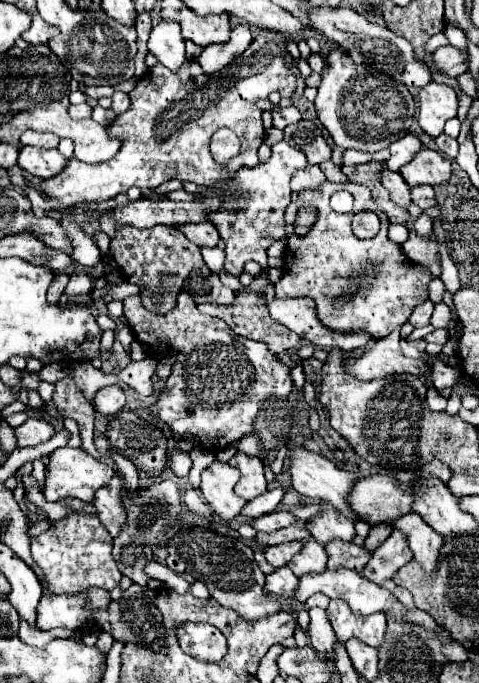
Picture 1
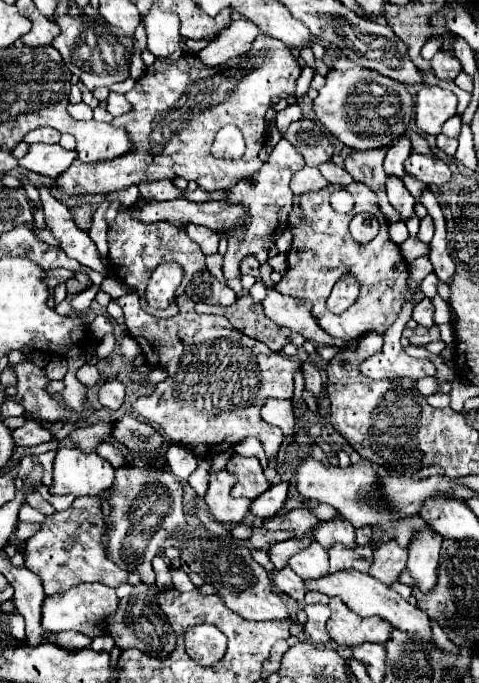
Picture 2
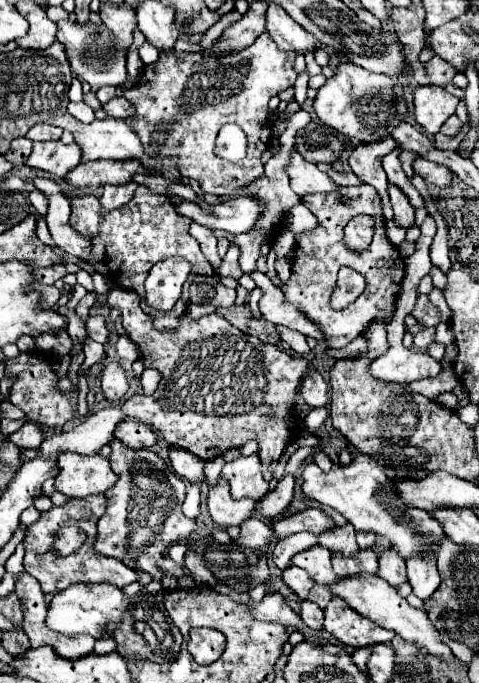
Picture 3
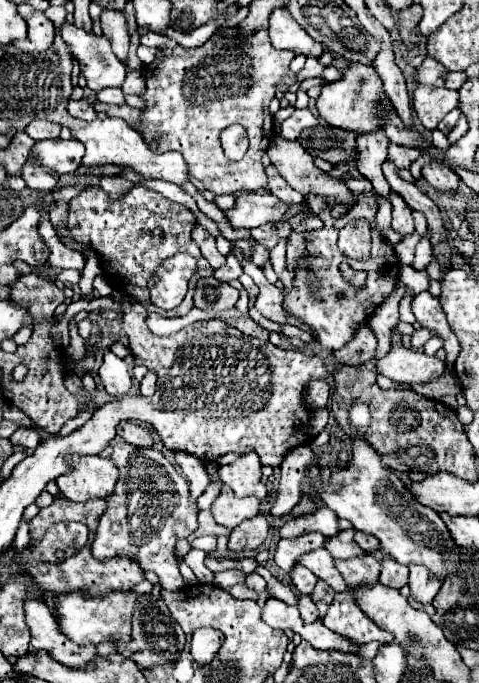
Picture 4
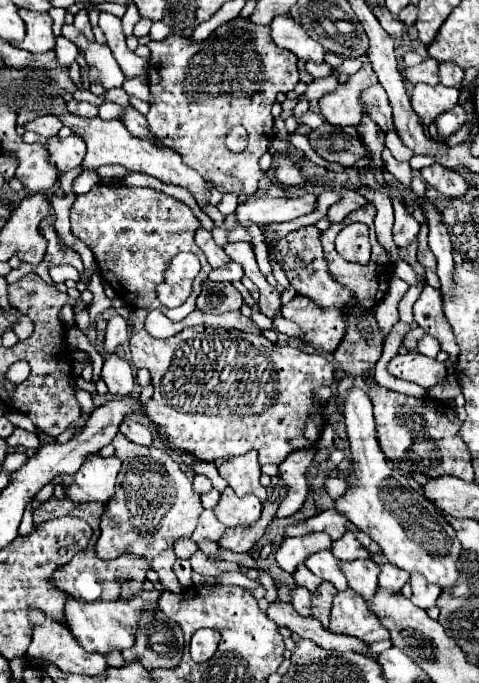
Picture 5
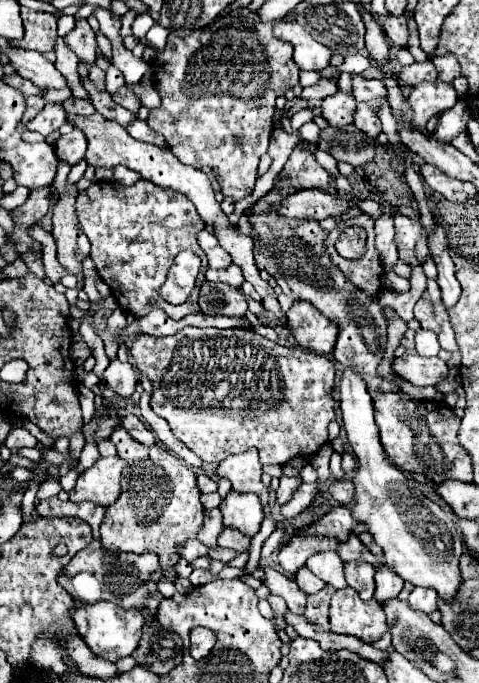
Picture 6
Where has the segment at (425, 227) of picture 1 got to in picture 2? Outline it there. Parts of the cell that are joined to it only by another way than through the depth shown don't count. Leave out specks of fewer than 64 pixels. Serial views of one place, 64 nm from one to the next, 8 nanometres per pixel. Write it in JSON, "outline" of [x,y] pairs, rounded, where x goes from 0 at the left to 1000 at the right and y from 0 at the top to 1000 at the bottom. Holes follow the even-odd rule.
{"outline":[[[889,316],[877,322],[877,337],[873,337],[873,348],[881,354],[898,354],[906,343],[906,328],[902,328],[902,316]]]}

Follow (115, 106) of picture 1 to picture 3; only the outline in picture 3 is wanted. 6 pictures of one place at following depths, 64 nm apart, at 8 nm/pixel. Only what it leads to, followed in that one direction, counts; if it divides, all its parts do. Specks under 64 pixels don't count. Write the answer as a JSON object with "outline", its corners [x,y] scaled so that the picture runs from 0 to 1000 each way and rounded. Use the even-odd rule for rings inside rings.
{"outline":[[[238,141],[221,155],[213,155],[213,161],[234,173],[267,173],[280,167],[280,155],[255,141]]]}

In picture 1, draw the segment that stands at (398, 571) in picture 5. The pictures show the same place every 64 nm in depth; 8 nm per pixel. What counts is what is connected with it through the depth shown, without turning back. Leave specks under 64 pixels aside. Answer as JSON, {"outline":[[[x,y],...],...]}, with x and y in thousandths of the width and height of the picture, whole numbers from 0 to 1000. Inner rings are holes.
{"outline":[[[823,776],[814,788],[802,794],[802,799],[793,799],[777,811],[777,820],[768,820],[752,843],[793,855],[818,846],[831,837],[831,832],[839,832],[856,820],[860,820],[860,805],[852,802],[852,791],[843,791],[843,779]]]}

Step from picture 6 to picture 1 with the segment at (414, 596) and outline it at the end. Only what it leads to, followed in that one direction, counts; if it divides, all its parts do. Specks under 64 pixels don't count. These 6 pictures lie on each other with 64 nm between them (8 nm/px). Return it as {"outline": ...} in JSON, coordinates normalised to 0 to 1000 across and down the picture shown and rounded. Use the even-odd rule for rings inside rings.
{"outline":[[[856,750],[852,755],[839,755],[835,761],[827,761],[823,770],[831,776],[848,779],[856,802],[864,808],[864,820],[889,837],[898,837],[910,829],[914,808],[927,796],[927,788],[914,779],[902,779],[902,773],[894,767],[885,767],[885,761],[877,761],[877,755],[868,750]]]}

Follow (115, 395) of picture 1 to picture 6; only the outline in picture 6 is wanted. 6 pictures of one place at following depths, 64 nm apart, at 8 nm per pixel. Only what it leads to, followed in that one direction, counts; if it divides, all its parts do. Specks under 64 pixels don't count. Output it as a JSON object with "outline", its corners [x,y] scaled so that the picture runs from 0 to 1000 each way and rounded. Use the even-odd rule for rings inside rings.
{"outline":[[[246,524],[230,527],[230,536],[217,542],[217,559],[255,583],[280,577],[288,562],[288,548],[271,530],[251,530]]]}

